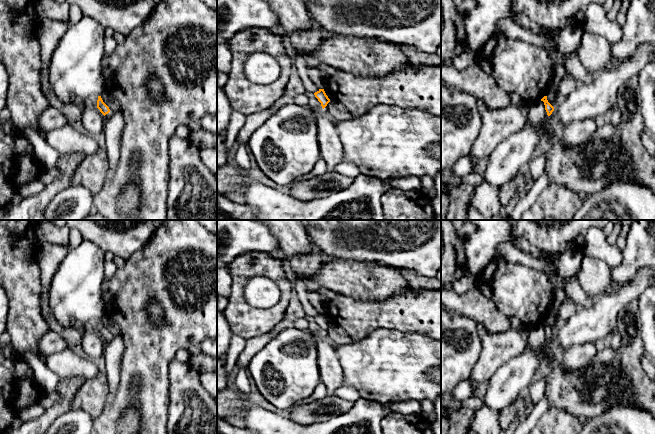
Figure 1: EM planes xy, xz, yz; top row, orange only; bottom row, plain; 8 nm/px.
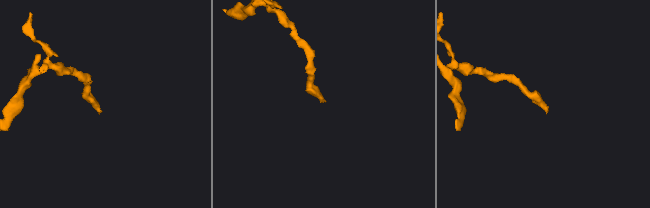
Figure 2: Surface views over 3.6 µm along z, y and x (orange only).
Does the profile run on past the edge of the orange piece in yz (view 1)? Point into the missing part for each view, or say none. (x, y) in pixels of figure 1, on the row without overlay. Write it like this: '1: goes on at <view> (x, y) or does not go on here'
1: does not go on here

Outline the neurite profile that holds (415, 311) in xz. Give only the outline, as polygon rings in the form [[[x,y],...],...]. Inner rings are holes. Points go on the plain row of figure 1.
[[[410,288],[382,301],[361,301],[337,294],[328,301],[324,313],[354,340],[361,340],[381,328],[441,339],[441,289]]]

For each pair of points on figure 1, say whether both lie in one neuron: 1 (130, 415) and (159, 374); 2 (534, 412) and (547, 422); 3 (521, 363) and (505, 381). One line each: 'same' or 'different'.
1: different
2: different
3: same

